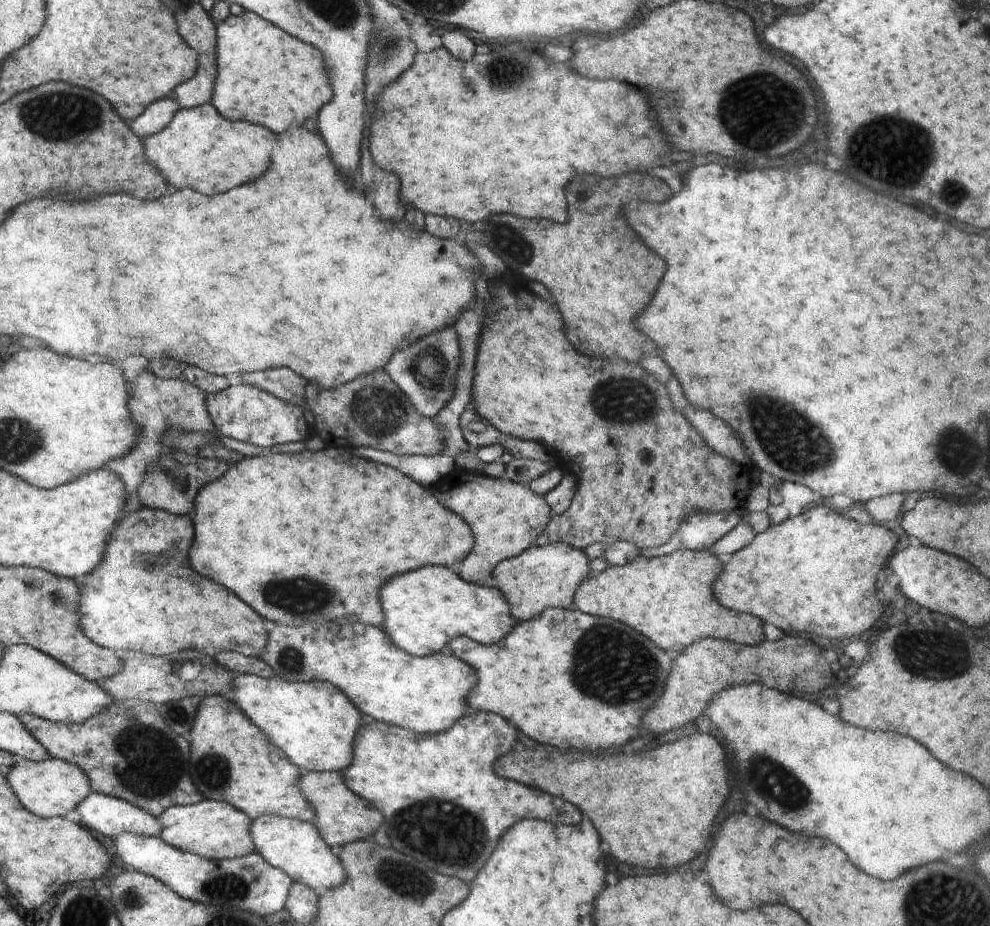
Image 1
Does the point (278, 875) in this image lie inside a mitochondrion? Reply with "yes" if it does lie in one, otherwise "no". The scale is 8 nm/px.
no

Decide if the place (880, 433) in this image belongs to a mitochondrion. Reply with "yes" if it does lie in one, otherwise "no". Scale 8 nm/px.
no

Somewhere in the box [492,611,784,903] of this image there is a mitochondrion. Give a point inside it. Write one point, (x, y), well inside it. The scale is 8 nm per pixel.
(594, 666)

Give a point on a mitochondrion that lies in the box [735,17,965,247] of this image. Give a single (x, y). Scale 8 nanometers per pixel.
(876, 151)

